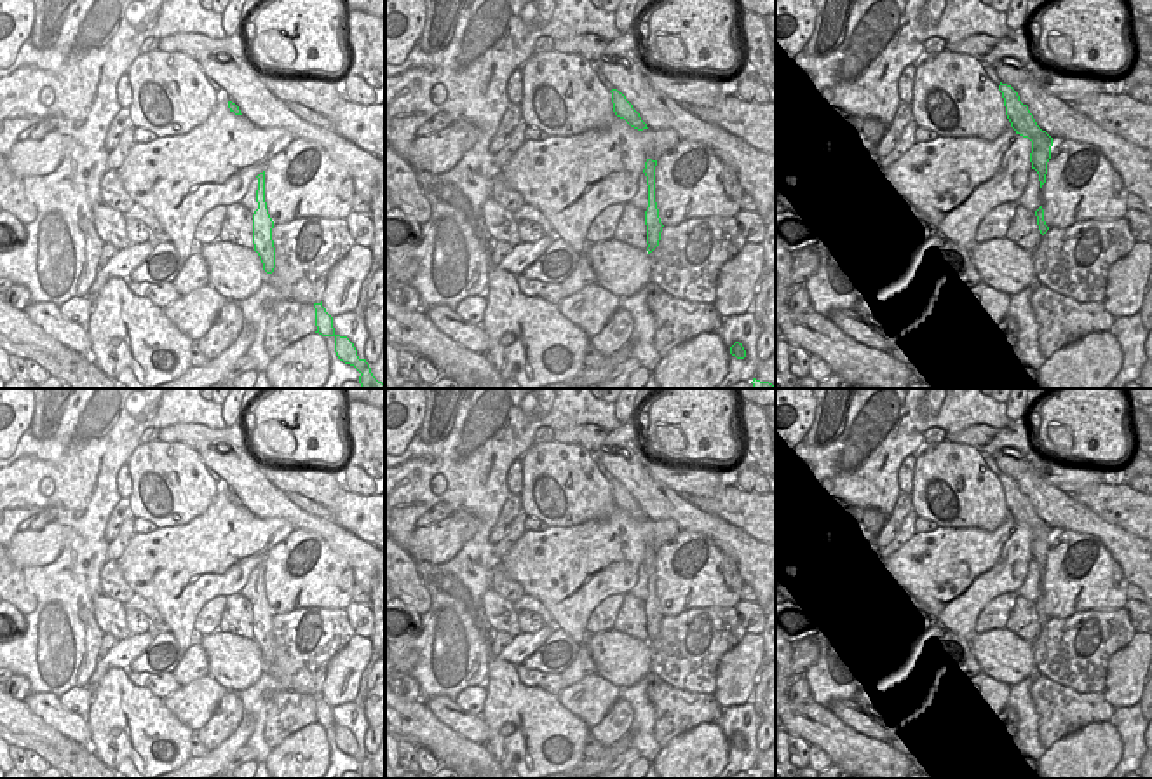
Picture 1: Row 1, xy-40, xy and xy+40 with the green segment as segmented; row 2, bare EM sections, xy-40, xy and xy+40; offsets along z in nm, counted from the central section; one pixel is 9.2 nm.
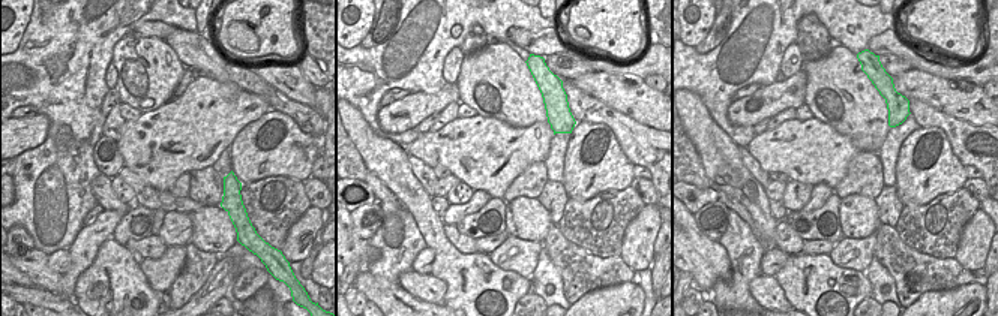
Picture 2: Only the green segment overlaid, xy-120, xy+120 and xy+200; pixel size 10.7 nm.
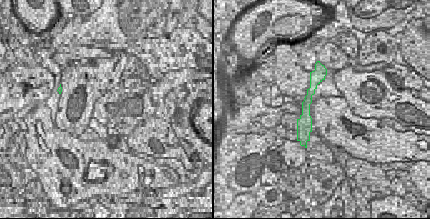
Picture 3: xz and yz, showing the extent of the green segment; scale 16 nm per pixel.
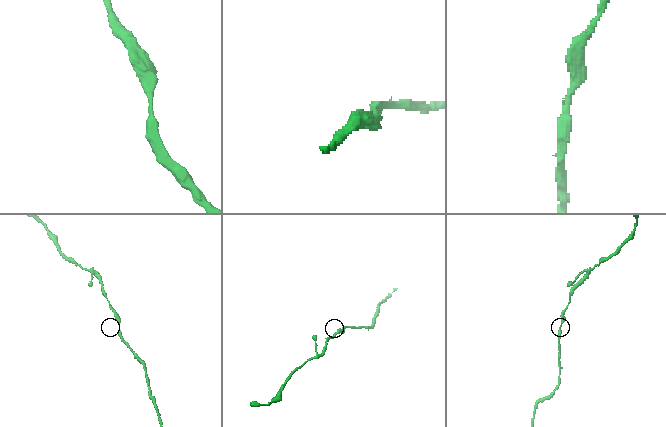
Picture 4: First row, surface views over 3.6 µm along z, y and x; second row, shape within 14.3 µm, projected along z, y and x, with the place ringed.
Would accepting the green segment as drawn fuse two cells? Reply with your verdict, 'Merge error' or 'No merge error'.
No merge error.

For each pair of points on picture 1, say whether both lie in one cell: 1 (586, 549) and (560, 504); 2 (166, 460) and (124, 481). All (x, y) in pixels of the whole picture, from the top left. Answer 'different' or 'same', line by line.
1: different
2: different

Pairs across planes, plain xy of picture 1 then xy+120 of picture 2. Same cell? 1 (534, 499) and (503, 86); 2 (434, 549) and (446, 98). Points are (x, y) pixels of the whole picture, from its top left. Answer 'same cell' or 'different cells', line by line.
1: same cell
2: same cell

